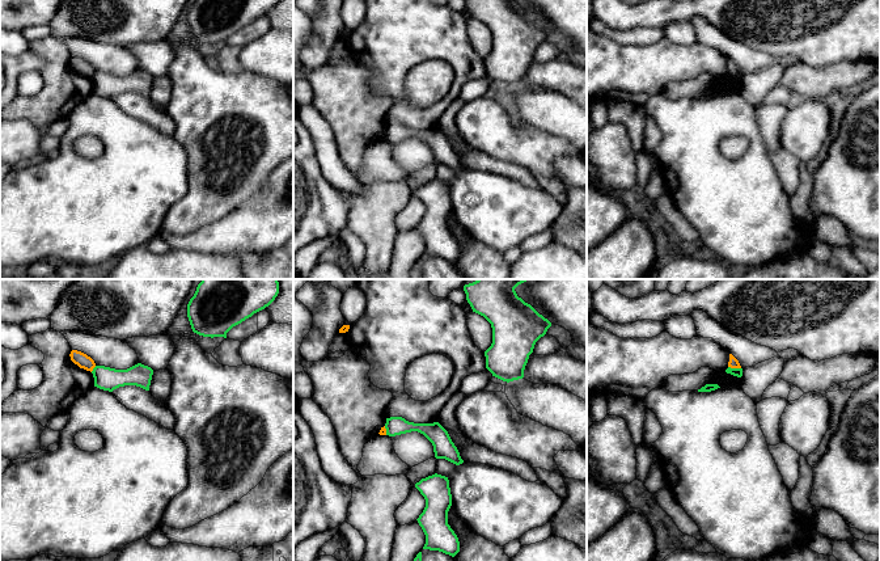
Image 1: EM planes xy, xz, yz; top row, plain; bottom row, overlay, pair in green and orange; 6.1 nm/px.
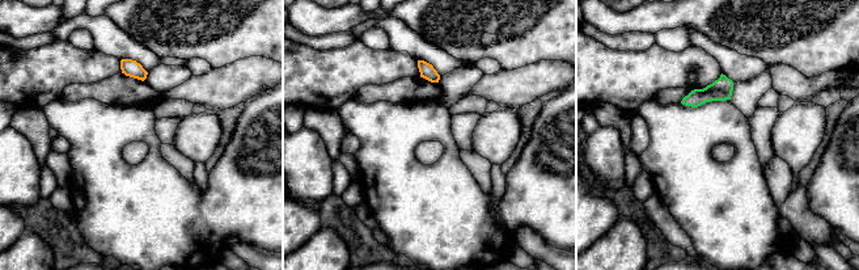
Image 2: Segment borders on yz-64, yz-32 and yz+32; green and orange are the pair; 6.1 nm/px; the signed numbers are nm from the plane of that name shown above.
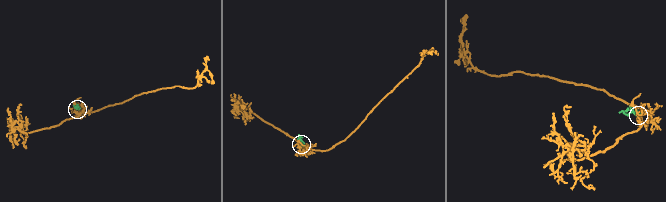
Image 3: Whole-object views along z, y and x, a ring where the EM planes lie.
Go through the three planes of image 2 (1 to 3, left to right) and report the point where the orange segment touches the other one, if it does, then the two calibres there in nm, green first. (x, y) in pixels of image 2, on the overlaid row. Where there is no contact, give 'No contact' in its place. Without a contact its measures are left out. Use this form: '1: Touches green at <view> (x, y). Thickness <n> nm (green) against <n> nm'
1: No contact
2: No contact
3: No contact

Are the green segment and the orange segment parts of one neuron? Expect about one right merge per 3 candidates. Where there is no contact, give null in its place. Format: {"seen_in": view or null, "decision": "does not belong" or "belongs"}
{"seen_in": "yz", "decision": "does not belong"}

